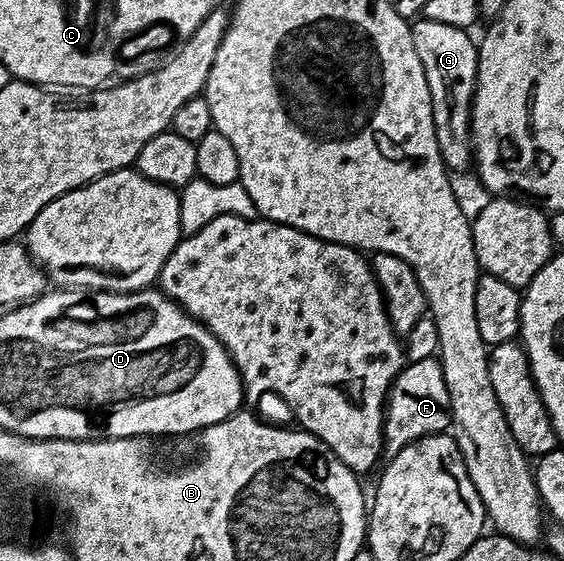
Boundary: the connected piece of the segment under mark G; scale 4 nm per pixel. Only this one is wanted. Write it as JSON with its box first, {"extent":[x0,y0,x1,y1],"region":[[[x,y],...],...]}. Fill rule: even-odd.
{"extent":[410,16,479,171],"region":[[[426,16],[410,23],[413,36],[413,48],[417,48],[417,57],[421,60],[421,68],[425,68],[425,80],[429,84],[429,96],[433,104],[433,124],[437,132],[437,144],[443,157],[443,165],[448,171],[463,170],[473,162],[471,149],[471,101],[475,95],[477,80],[477,60],[479,47],[476,39],[470,38],[468,31],[462,26],[441,24],[441,20],[433,20]]]}

